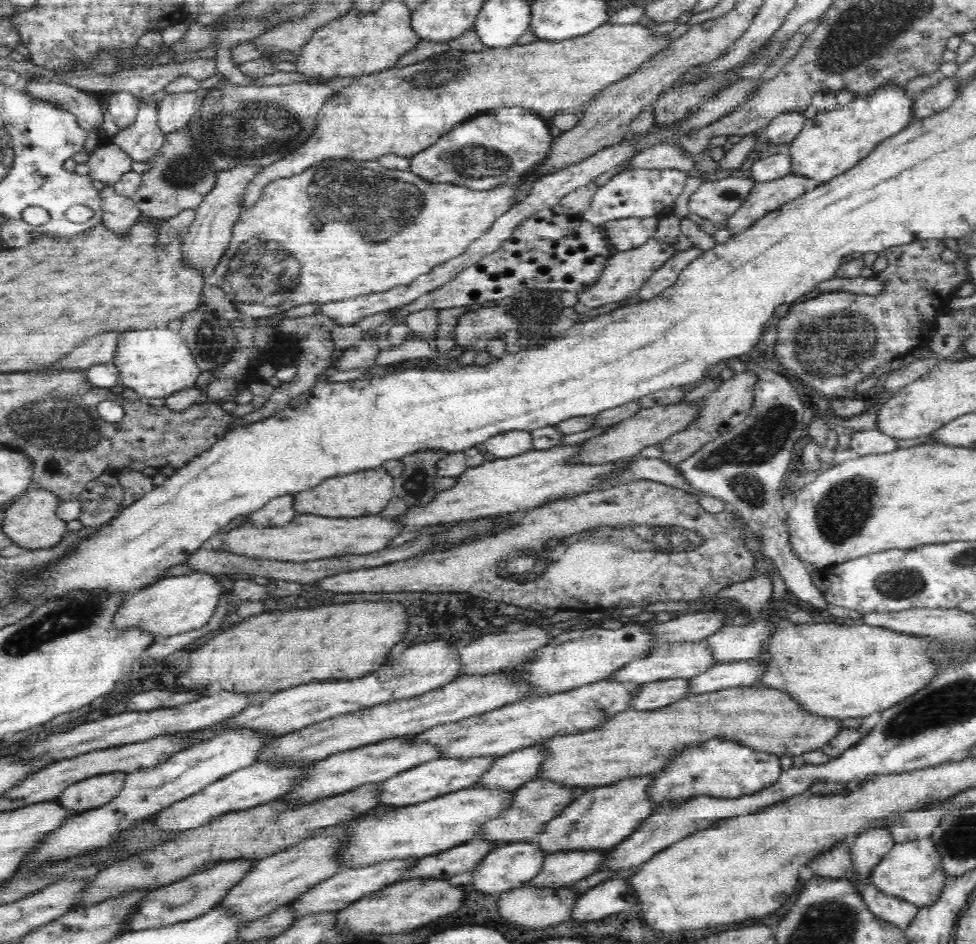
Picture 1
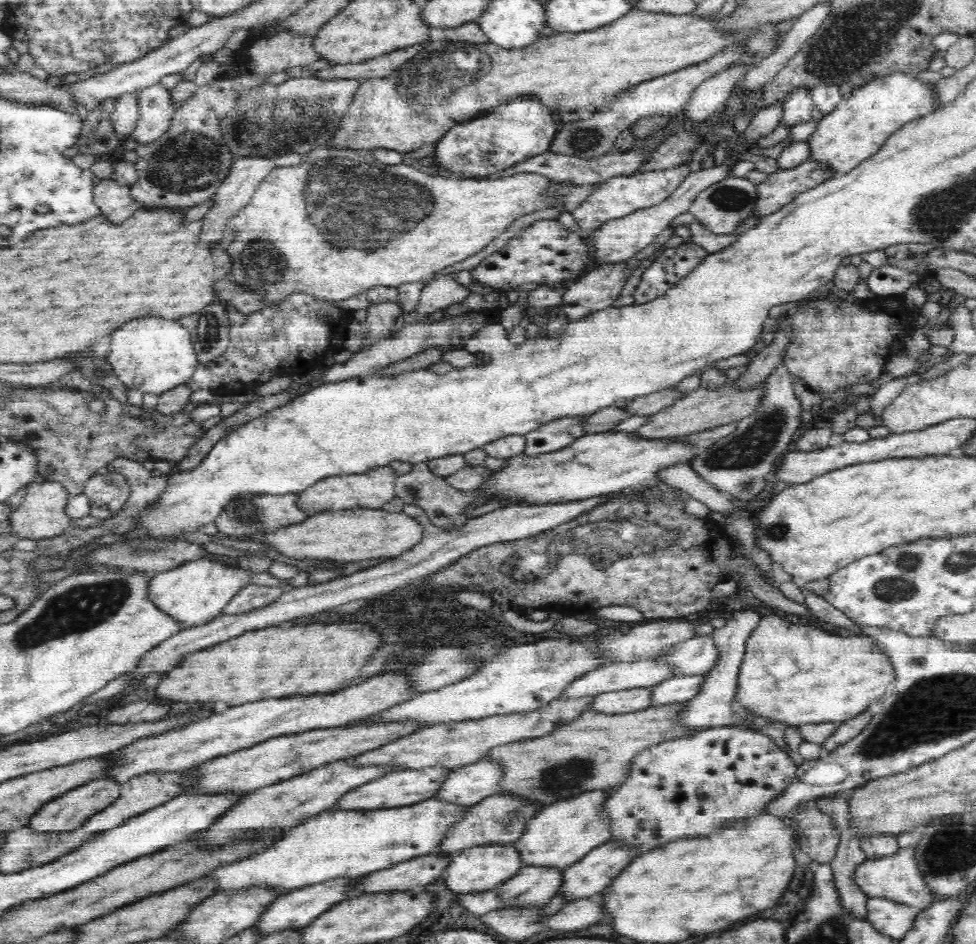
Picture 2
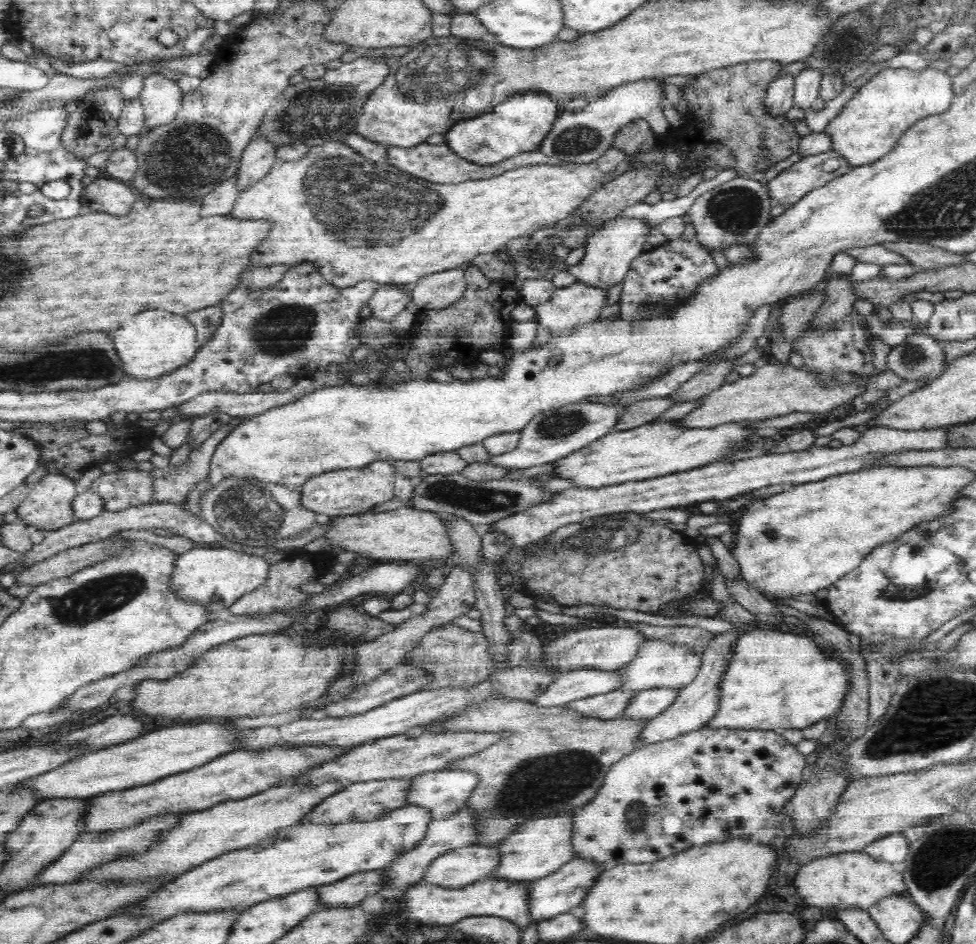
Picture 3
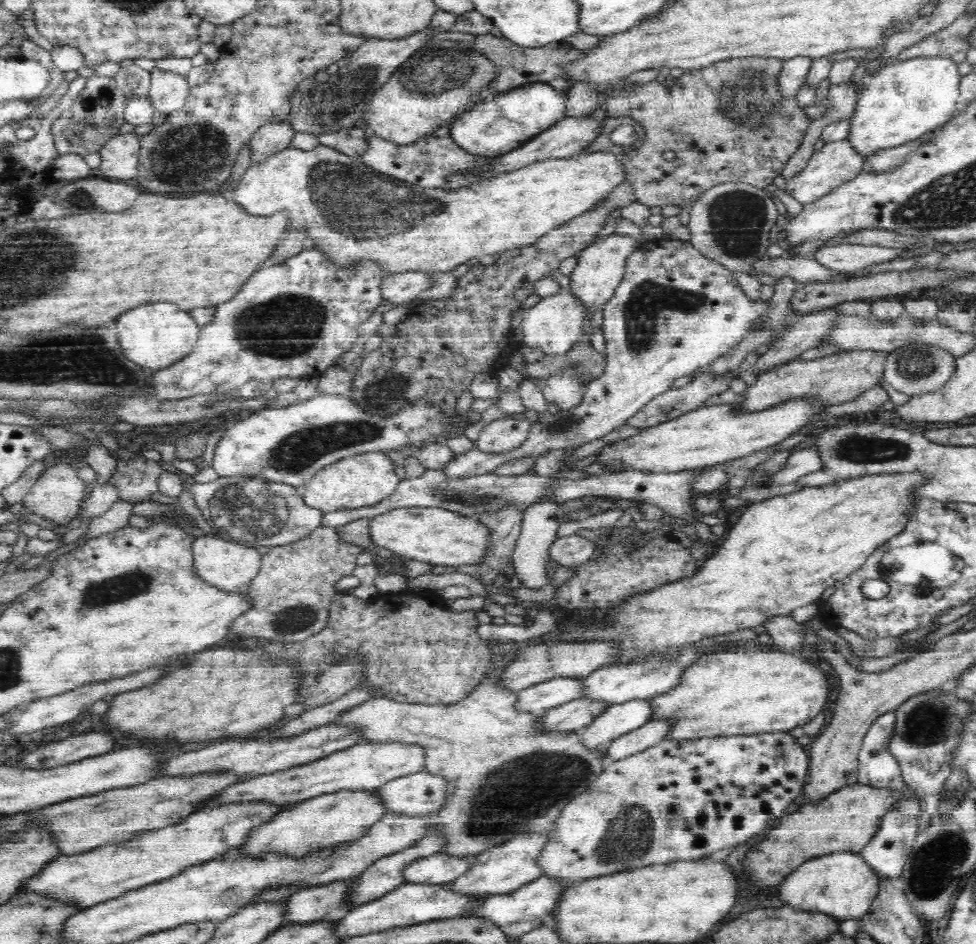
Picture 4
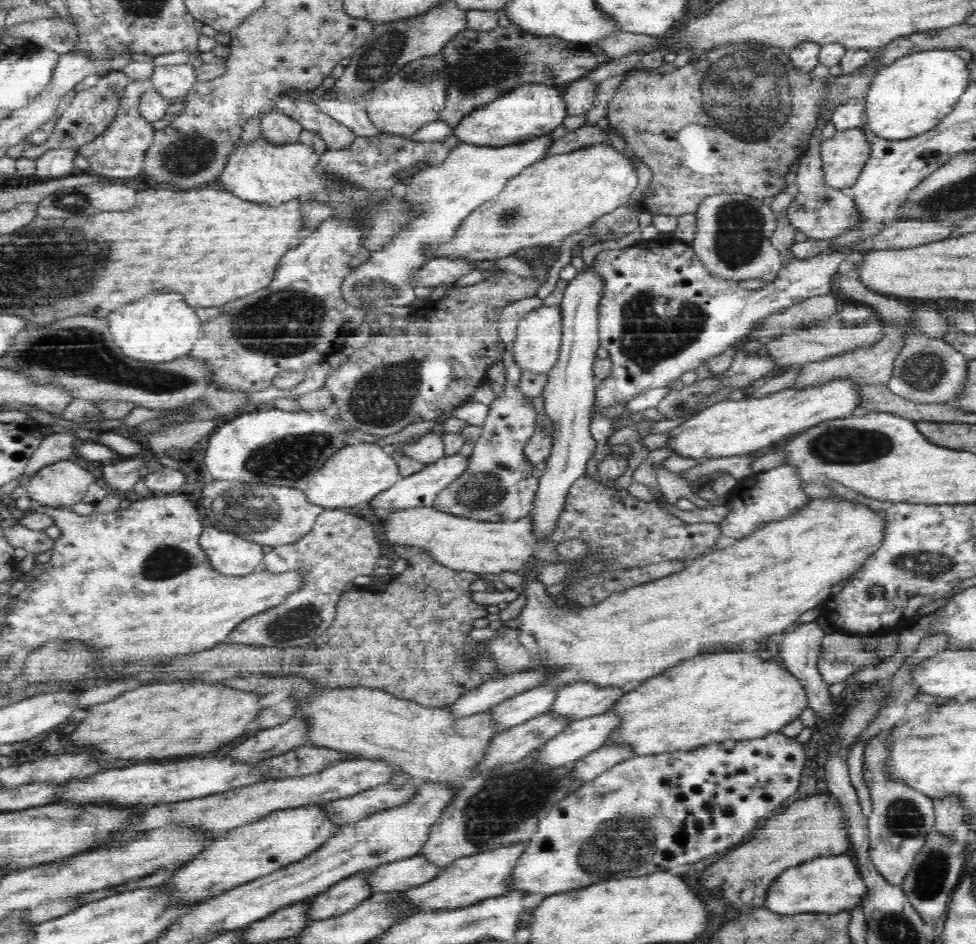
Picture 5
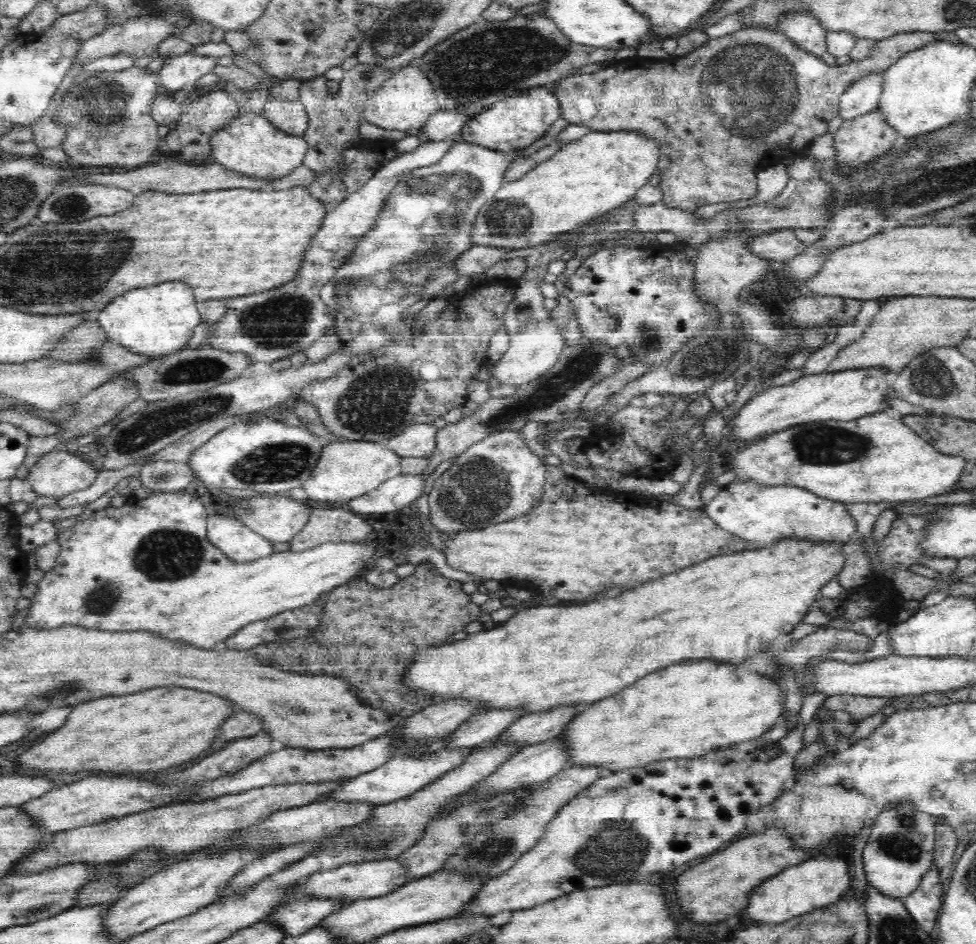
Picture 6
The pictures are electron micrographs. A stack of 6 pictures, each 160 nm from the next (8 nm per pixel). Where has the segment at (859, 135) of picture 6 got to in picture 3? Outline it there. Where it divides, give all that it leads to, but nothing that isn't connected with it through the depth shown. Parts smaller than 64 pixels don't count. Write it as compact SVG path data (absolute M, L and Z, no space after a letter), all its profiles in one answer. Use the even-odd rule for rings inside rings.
M831 151L804 156L790 169L781 172L767 183L767 194L774 205L785 208L795 206L804 194L818 187L826 186L832 180L853 170L842 156Z

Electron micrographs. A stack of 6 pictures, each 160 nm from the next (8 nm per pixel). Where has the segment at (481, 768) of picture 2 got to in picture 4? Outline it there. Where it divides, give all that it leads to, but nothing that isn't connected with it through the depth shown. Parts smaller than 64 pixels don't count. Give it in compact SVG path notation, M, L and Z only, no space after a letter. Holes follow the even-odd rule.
M423 770L406 775L379 786L376 790L384 799L388 812L408 815L409 817L420 815L435 815L445 803L447 780L435 774L428 774Z

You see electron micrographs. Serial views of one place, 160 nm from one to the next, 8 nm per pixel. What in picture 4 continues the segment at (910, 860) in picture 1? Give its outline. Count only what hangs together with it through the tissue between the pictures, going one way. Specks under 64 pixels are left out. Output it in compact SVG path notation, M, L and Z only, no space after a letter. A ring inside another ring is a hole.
M837 852L814 857L798 865L782 882L778 898L796 910L824 913L837 920L862 918L870 910L882 884L882 876L862 858L861 853Z

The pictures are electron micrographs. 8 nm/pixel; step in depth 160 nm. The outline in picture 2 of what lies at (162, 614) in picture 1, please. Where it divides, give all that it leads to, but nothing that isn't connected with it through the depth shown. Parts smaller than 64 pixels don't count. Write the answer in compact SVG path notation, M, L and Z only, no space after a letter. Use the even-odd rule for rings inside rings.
M196 560L186 562L177 568L156 573L151 577L147 587L147 600L164 612L172 620L176 620L183 629L190 629L208 624L222 613L222 608L240 592L244 586L258 584L269 586L277 591L291 588L284 579L266 572L250 573L241 567L220 565L217 561Z

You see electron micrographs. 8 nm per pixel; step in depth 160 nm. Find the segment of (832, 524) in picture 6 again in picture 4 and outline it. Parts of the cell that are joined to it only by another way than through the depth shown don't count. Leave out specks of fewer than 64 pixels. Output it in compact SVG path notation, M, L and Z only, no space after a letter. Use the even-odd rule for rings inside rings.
M811 445L805 449L800 449L787 458L787 466L784 472L777 474L772 480L774 486L784 486L784 484L795 483L807 474L816 472L822 468L822 460L818 454L816 445Z

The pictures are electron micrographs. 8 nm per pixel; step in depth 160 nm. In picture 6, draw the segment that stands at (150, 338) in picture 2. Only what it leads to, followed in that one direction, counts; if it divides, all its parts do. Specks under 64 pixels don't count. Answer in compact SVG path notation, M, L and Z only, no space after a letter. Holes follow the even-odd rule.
M166 282L134 294L122 294L118 302L110 302L93 314L106 331L109 341L122 345L127 352L146 357L164 357L185 348L202 322L194 294L182 282Z

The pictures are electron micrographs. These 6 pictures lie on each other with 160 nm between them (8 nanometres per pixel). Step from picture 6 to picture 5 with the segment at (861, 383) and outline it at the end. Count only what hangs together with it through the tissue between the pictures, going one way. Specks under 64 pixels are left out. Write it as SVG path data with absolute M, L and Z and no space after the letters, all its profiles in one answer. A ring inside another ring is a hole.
M834 380L808 389L781 390L763 398L725 398L672 430L670 448L688 458L740 456L764 446L770 448L770 444L780 443L792 434L802 433L821 422L851 417L857 413L858 406L860 388L855 388L849 380Z

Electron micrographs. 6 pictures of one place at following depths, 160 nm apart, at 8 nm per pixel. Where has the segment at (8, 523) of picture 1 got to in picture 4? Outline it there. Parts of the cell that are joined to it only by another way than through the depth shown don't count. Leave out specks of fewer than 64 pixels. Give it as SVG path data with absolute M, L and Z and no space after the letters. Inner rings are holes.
M55 462L40 475L30 489L30 493L25 494L22 499L24 512L40 514L58 525L67 525L79 514L80 504L87 496L84 488L85 482L78 476L76 468L70 463Z

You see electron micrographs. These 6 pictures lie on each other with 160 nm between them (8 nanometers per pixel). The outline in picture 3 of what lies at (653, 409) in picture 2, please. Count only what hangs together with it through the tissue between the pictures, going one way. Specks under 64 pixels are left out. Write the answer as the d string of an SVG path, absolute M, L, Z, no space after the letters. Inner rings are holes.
M722 359L720 362L709 364L684 382L677 391L674 391L668 397L674 399L677 404L678 402L700 398L708 391L714 391L716 387L720 387L726 382L726 376L730 372L736 371L738 366L734 368L734 362L736 362L736 359Z

